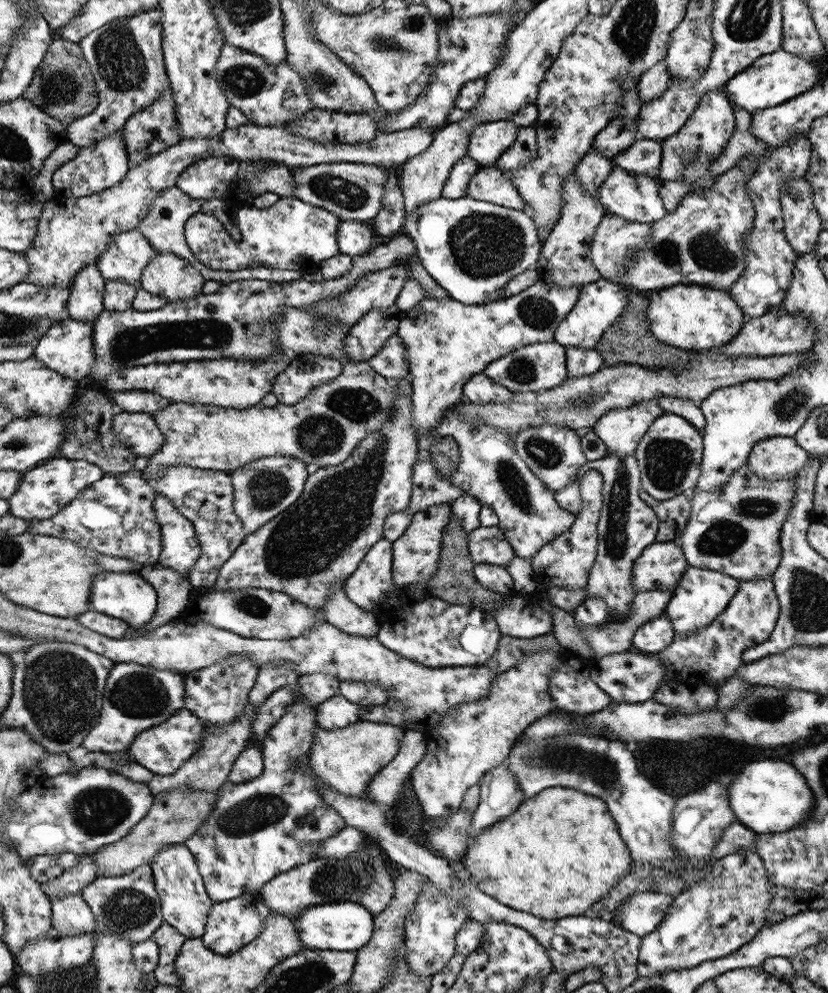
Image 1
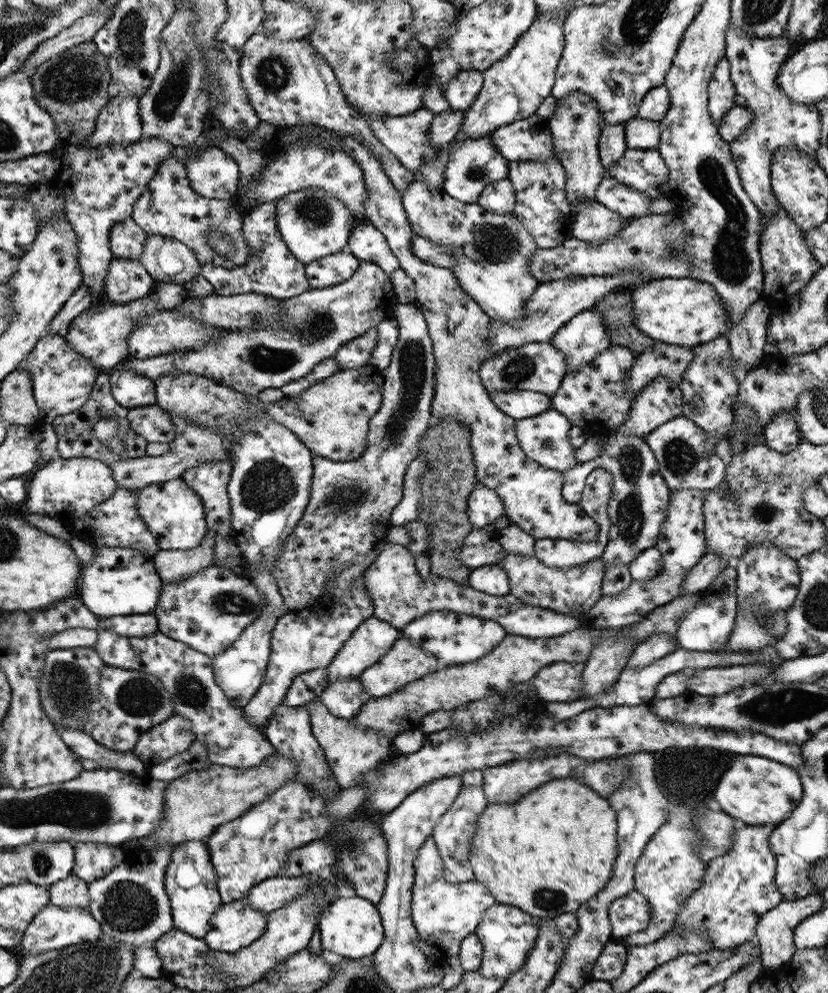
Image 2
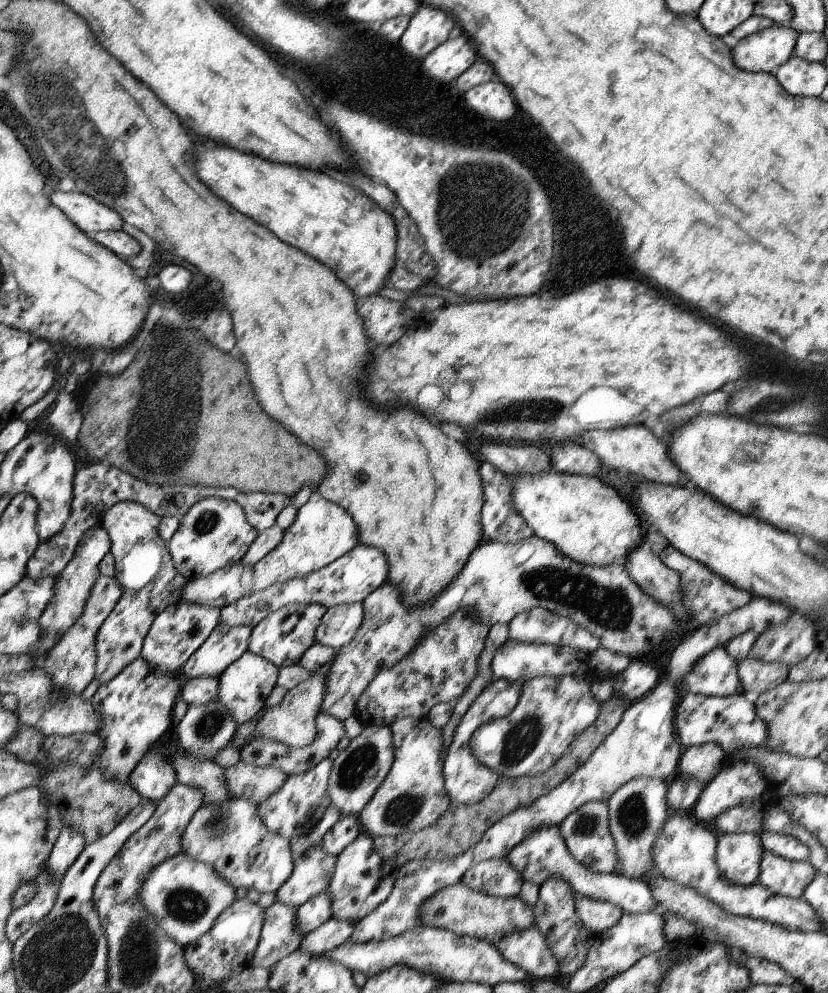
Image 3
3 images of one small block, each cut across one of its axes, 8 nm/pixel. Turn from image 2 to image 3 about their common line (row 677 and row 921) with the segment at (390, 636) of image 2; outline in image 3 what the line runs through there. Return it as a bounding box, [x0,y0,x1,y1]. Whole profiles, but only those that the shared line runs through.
[299,919,356,955]

